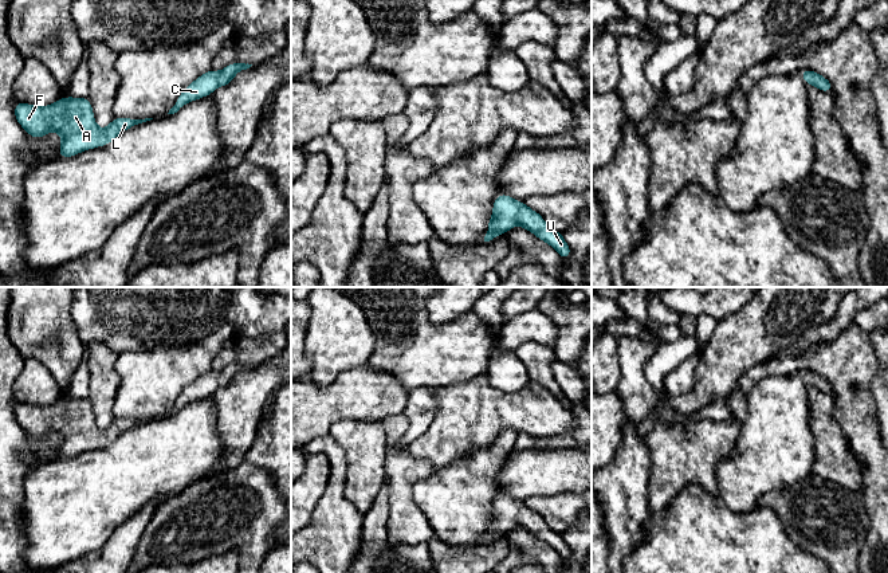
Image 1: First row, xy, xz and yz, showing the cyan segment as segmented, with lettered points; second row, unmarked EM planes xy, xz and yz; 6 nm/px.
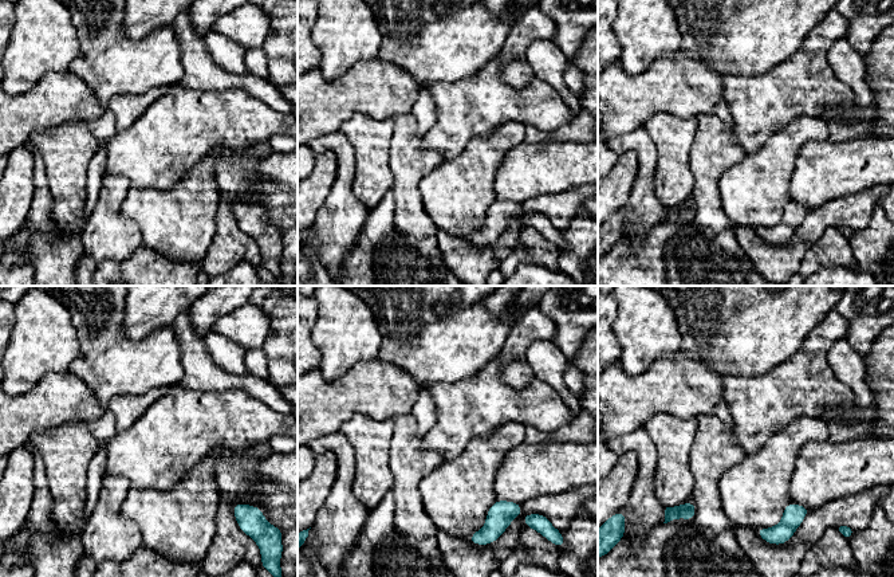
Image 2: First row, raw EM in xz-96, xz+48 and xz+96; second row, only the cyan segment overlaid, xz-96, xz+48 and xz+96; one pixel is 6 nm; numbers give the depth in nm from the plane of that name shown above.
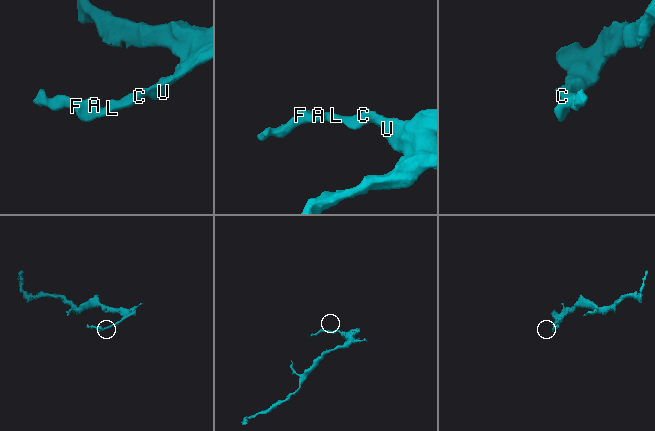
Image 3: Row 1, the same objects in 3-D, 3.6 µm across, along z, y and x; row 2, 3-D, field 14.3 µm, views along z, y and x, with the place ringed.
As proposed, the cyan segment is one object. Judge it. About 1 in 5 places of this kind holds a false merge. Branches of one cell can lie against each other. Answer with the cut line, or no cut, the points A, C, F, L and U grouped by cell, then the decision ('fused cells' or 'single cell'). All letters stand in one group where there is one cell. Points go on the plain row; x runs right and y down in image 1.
no cut | A C F L U | single cell

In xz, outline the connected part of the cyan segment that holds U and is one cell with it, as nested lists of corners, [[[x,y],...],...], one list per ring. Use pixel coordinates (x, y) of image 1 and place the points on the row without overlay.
[[[500,494],[494,502],[492,517],[488,522],[488,533],[484,537],[484,542],[490,542],[498,535],[508,533],[514,526],[526,529],[538,539],[550,545],[562,560],[567,560],[571,556],[571,550],[565,542],[562,533],[551,530],[543,518],[523,502],[516,502]]]

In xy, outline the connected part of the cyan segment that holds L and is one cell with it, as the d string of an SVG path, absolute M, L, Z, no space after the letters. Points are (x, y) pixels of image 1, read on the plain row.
M59 399L48 407L35 407L23 403L15 405L15 419L20 427L35 439L50 432L60 435L58 458L72 458L83 451L110 444L125 431L153 419L113 419L106 429L97 427L89 399Z

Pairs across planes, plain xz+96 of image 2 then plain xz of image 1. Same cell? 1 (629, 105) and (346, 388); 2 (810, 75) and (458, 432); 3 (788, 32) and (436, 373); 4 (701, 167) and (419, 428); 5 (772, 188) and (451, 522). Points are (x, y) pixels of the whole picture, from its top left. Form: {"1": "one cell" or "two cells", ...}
{"1": "one cell", "2": "one cell", "3": "one cell", "4": "two cells", "5": "one cell"}

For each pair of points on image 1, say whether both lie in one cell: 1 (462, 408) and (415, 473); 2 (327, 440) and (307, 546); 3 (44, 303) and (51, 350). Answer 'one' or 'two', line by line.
1: two
2: one
3: one

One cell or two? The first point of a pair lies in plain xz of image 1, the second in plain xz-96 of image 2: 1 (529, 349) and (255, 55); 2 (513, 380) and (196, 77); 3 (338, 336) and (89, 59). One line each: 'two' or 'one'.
1: two
2: one
3: two

